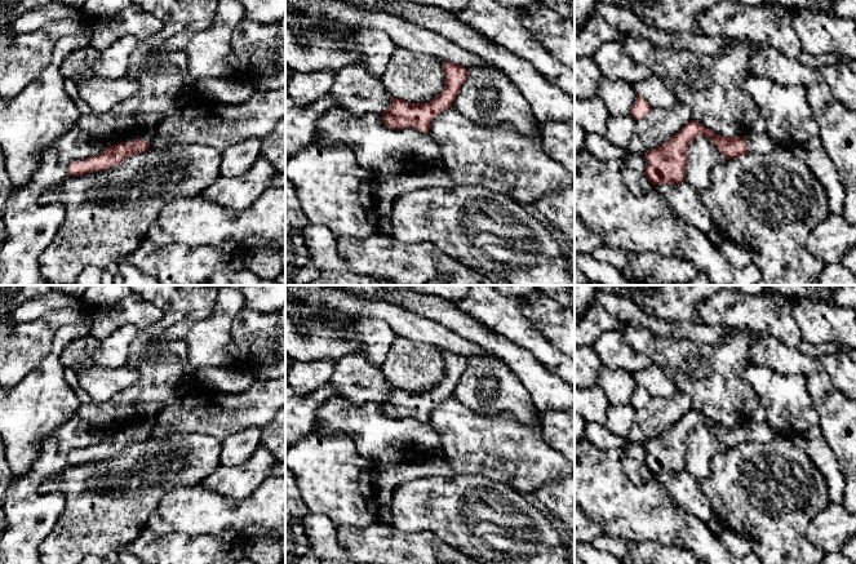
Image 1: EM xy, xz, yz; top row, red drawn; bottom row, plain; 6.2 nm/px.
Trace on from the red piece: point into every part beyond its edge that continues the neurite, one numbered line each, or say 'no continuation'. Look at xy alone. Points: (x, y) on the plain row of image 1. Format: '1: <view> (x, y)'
1: xy (147, 426)

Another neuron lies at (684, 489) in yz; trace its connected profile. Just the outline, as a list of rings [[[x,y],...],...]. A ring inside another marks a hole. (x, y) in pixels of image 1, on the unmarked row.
[[[686,468],[679,474],[664,472],[653,474],[653,476],[679,510],[697,516],[704,523],[714,518],[711,503],[700,488],[700,480]]]

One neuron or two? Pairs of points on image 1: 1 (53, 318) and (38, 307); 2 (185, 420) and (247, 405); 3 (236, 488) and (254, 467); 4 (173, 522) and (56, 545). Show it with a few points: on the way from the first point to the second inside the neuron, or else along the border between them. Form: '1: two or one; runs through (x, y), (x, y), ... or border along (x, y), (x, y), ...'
1: two; border along (75, 303), (52, 309), (35, 319), (17, 322)
2: one; runs through (200, 413), (231, 412)
3: one; runs through (242, 483), (252, 473)
4: two; border along (162, 500), (145, 525)

